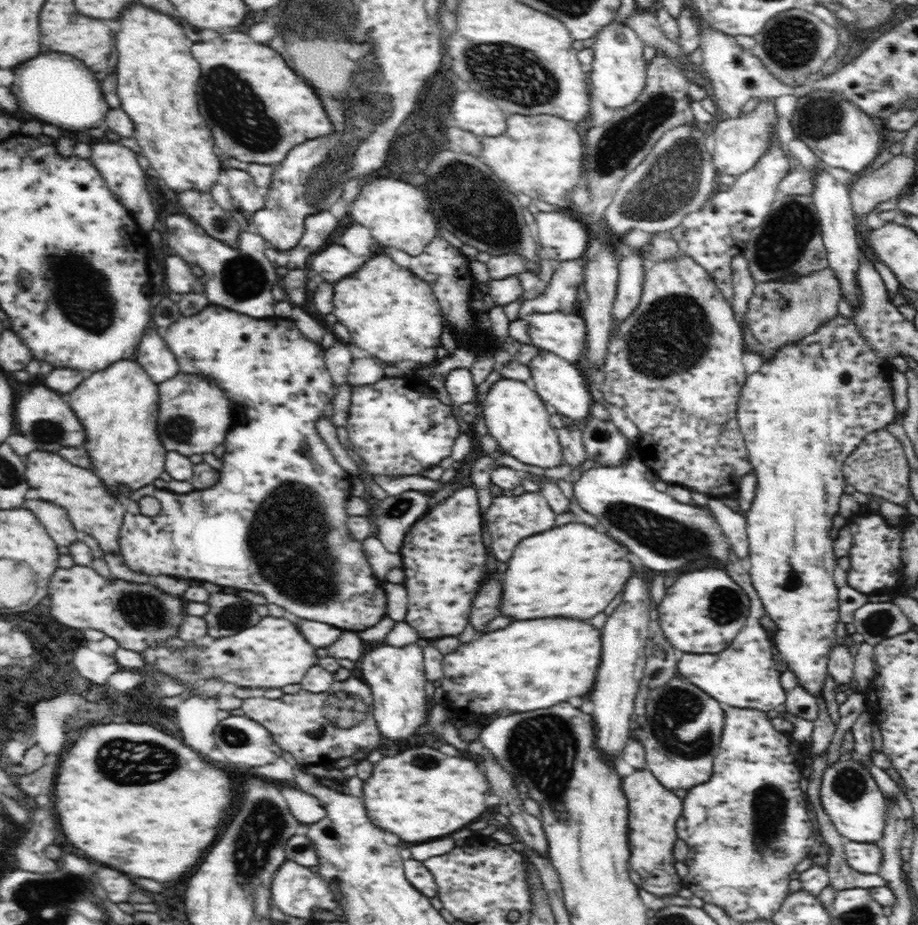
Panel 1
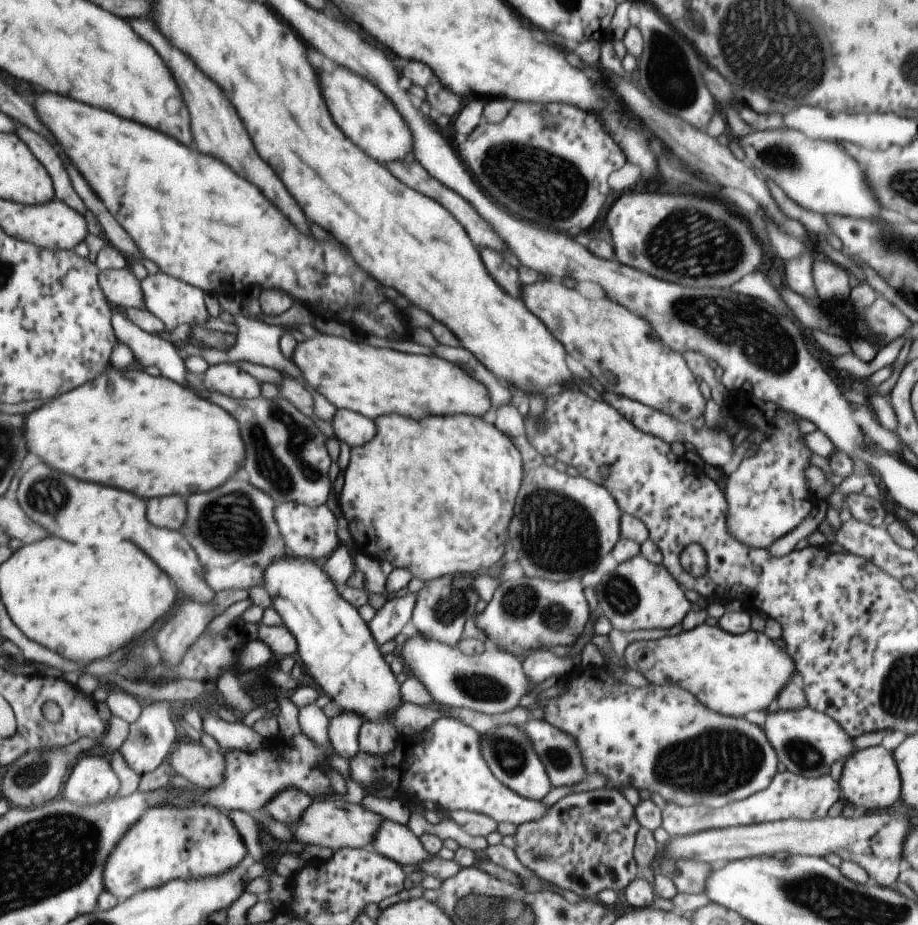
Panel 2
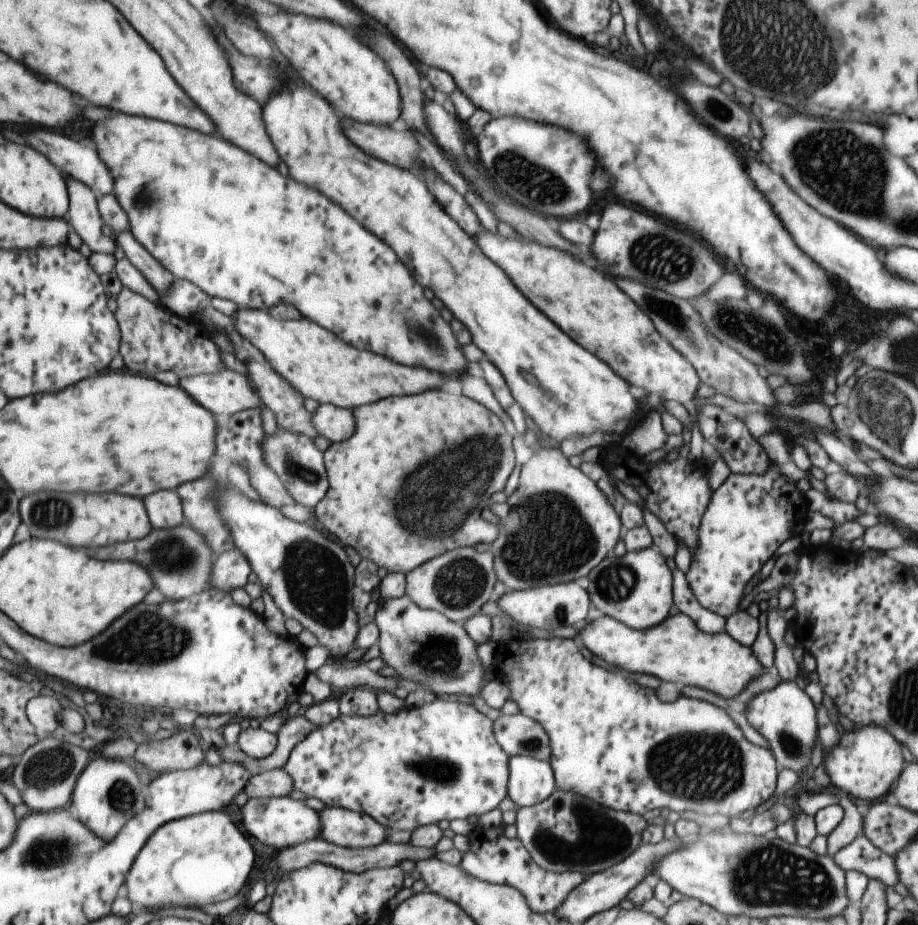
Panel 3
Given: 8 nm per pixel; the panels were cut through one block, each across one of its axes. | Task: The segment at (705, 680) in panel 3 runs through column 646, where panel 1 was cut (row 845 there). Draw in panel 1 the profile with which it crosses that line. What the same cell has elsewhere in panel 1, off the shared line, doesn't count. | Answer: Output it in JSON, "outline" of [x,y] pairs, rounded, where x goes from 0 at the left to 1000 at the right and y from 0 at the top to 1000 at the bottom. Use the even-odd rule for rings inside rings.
{"outline":[[[705,830],[680,840],[679,853],[684,868],[685,936],[698,946],[702,962],[720,971],[739,969],[745,956],[734,938],[734,910],[739,906],[734,891],[743,878],[743,864],[721,850]]]}

